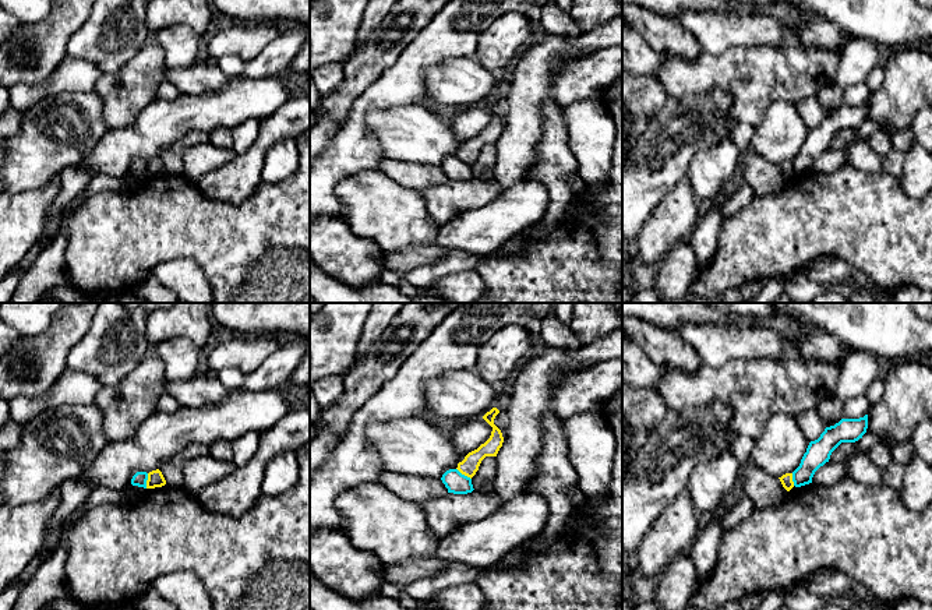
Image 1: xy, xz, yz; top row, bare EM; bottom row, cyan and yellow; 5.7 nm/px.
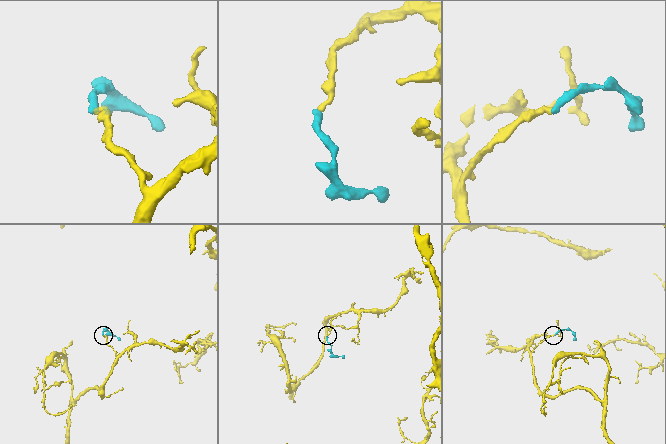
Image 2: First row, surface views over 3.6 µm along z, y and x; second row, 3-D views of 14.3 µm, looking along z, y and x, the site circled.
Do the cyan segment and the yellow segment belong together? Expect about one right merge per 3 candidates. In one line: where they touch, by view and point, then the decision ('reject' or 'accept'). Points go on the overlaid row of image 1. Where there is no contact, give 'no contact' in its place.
meets cyan in xy at (147, 479); reject

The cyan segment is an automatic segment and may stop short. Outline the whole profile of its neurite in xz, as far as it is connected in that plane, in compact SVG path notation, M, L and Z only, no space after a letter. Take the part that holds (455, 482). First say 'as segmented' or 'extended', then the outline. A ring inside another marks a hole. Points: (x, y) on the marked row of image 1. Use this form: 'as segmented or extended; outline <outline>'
as segmented; outline M458 469L446 470L442 475L441 480L445 484L445 487L448 489L448 493L467 494L474 490L473 484L472 484L472 479L462 475Z

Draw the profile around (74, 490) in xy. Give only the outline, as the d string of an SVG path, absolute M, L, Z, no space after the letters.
M82 475L67 479L59 489L61 494L60 504L49 521L45 532L43 547L20 575L24 581L29 581L36 574L39 565L46 560L46 543L52 530L82 505L85 498L93 491Z

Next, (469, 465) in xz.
M493 408L483 416L483 419L493 427L491 436L484 444L481 444L477 449L469 452L465 459L458 463L456 469L462 475L472 479L486 456L497 456L504 442L501 430L494 424L494 419L498 413L499 410L497 408Z

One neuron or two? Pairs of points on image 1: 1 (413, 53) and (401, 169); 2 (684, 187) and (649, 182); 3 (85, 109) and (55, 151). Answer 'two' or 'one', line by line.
1: two
2: two
3: one

